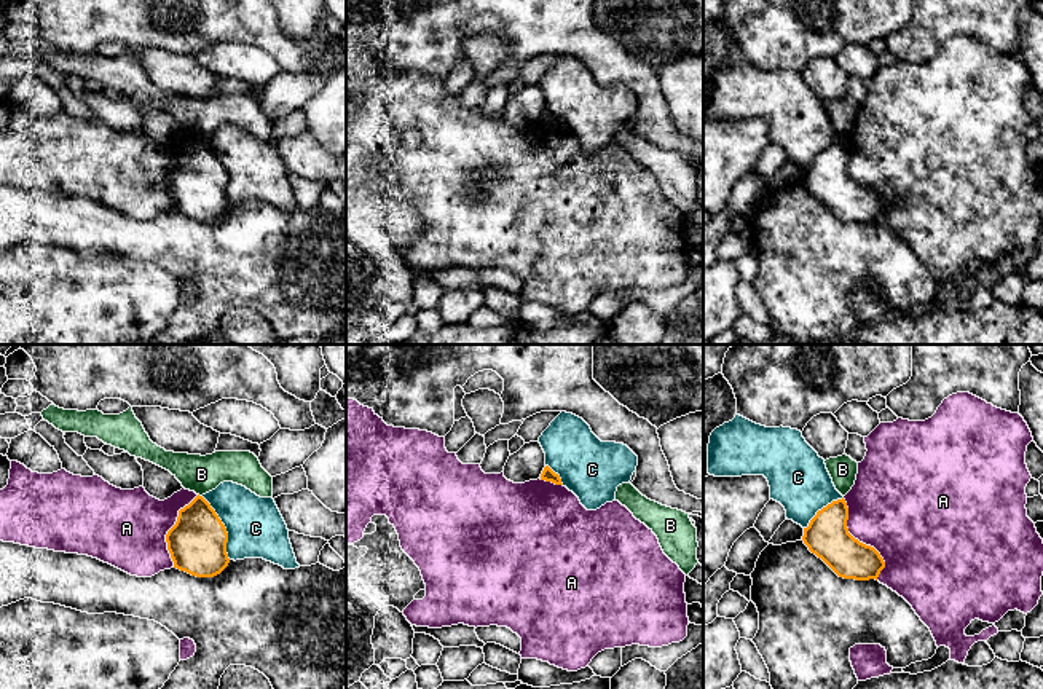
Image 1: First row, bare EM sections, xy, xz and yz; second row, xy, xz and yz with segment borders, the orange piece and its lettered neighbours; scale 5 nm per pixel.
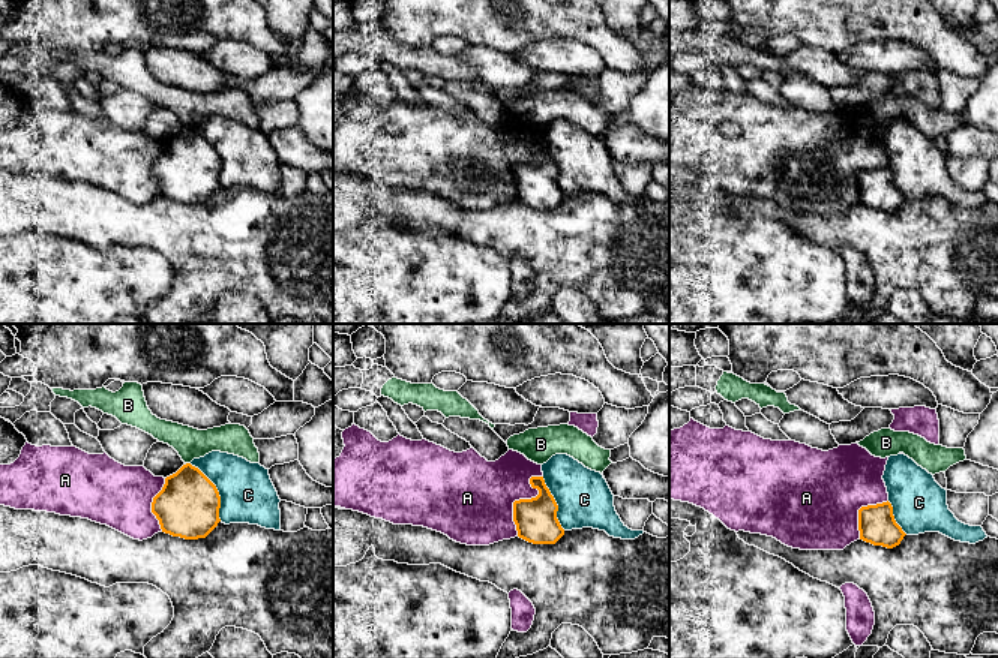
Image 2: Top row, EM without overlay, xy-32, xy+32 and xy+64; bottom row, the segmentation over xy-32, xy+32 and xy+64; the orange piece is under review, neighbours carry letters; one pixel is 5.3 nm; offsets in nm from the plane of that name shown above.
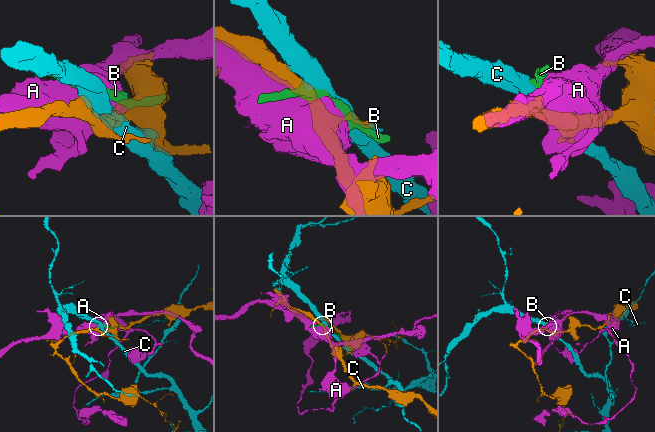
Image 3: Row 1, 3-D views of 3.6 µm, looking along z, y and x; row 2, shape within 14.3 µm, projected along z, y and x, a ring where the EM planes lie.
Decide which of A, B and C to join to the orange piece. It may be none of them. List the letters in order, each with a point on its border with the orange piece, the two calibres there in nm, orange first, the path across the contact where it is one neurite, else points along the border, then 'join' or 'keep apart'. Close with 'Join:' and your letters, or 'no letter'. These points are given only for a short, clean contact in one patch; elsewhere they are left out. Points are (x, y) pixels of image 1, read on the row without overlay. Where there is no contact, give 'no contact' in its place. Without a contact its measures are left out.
A: meets orange in yz at (858, 184); 220 nm thick on the orange side, 460 nm on the other; keep apart
B: meets orange in xy at (198, 137); 300 nm thick on the orange side, 190 nm on the other; border along xy (198, 136), (201, 139); keep apart
C: meets orange in xy at (225, 171); 300 nm thick on the orange side, 300 nm on the other; keep apart
Join: no letter

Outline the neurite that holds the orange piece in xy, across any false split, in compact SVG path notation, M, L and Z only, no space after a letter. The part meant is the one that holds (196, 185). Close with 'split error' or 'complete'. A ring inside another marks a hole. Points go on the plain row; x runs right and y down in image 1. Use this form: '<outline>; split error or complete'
M199 137L179 153L166 185L174 211L196 220L214 220L230 206L226 171Z; complete

